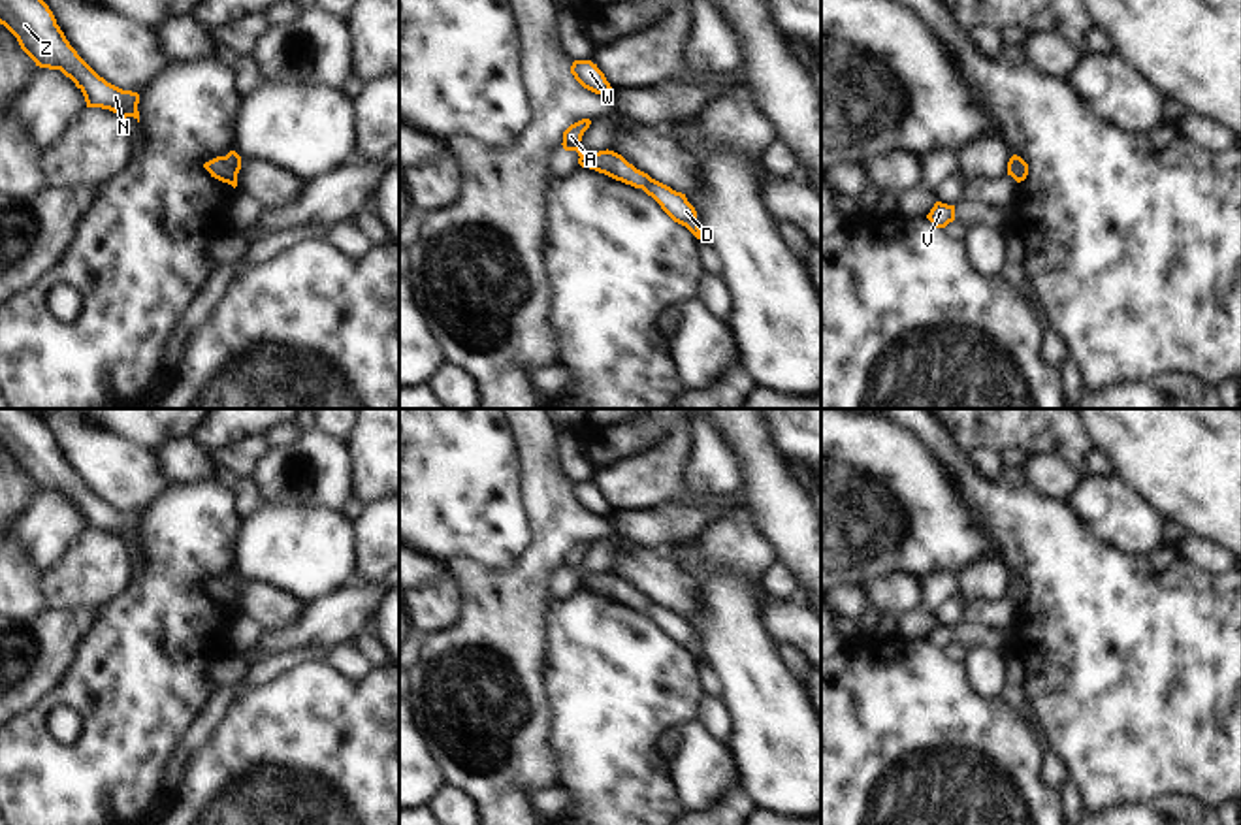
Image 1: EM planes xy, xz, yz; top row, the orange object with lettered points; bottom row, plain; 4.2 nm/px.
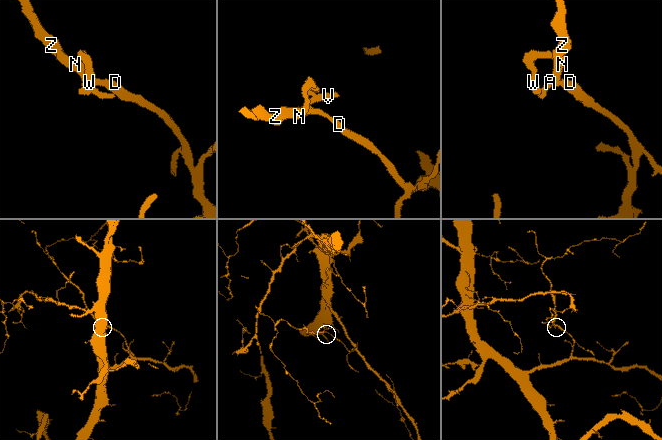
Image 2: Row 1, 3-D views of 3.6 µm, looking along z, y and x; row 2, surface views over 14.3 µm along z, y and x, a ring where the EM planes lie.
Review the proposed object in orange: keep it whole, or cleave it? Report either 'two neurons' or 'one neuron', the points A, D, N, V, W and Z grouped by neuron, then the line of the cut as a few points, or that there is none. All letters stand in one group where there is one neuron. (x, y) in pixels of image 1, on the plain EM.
one neuron; groups A D N V W Z; cut none

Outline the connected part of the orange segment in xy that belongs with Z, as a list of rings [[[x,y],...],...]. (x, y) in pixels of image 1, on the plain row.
[[[0,409],[0,446],[40,490],[60,492],[83,514],[87,529],[102,529],[139,544],[139,516],[100,499],[70,467],[41,418],[28,409]]]

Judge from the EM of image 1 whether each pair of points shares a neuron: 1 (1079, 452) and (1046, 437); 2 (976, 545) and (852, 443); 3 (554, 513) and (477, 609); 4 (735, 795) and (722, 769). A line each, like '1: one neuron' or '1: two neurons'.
1: one neuron
2: one neuron
3: one neuron
4: two neurons

